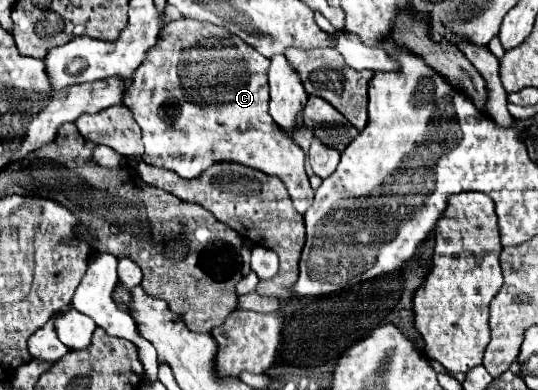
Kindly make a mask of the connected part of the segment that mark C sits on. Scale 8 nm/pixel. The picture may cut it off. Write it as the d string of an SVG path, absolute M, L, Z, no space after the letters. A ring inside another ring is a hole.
M187 17L171 21L165 27L165 37L161 37L161 45L157 45L157 49L151 49L147 53L145 61L141 63L141 67L137 69L135 83L131 81L129 87L125 87L123 105L129 107L129 111L133 113L135 123L141 127L141 133L143 133L145 153L141 155L141 161L145 161L149 165L155 165L155 167L163 167L163 169L175 171L183 179L195 179L195 177L199 177L203 171L207 171L215 163L239 163L239 165L251 167L251 169L259 169L259 171L263 171L267 175L281 177L281 181L285 181L285 187L289 189L289 195L293 199L293 207L299 213L305 213L309 209L309 205L313 203L313 189L309 185L309 179L307 179L307 173L305 173L305 165L303 165L305 155L303 155L301 147L295 141L293 141L293 145L289 145L289 141L285 141L285 137L281 137L281 129L277 129L277 125L273 125L273 119L269 117L269 111L267 111L269 109L267 107L267 103L269 103L269 85L267 85L265 77L267 77L267 71L269 71L269 59L263 57L261 53L257 53L251 45L243 43L237 37L227 37L227 35L217 33L217 31L205 31L201 35L193 35L193 29L221 29L221 27L215 27L215 25L209 25L209 23L201 23L201 21L189 21Z

